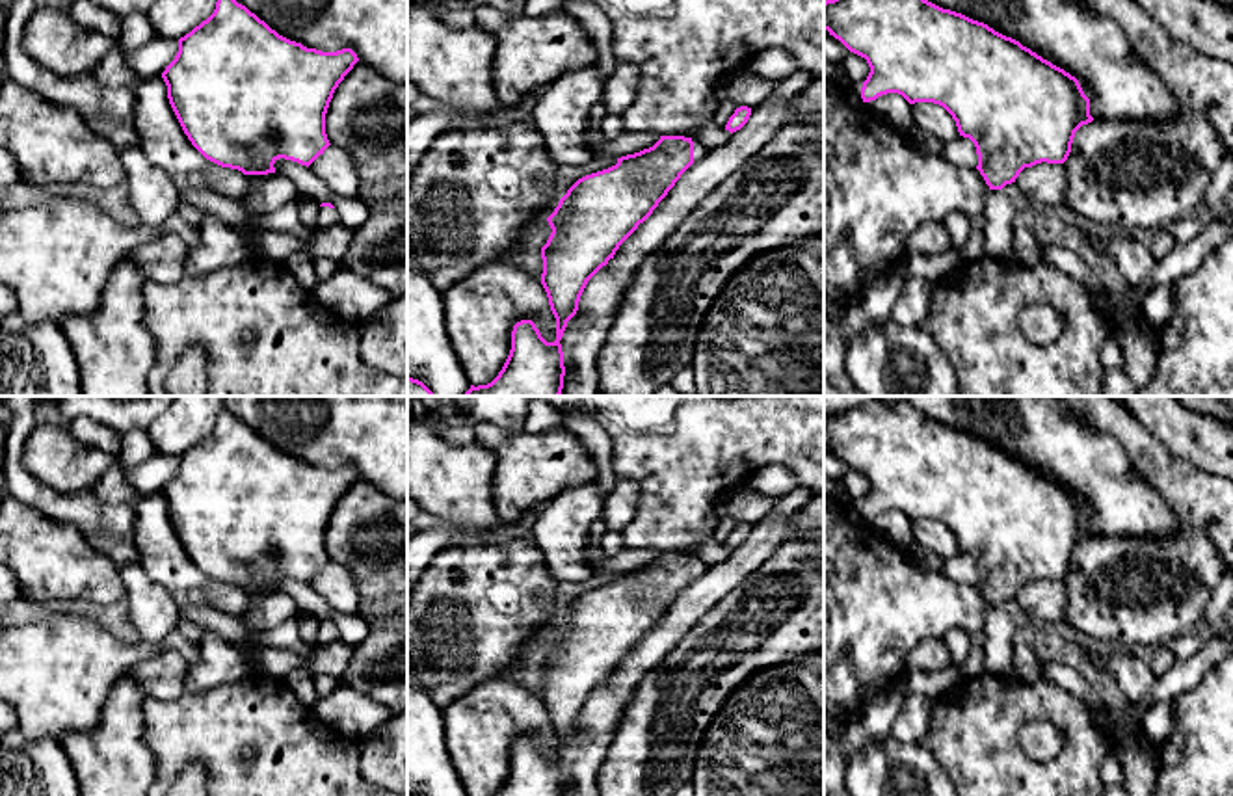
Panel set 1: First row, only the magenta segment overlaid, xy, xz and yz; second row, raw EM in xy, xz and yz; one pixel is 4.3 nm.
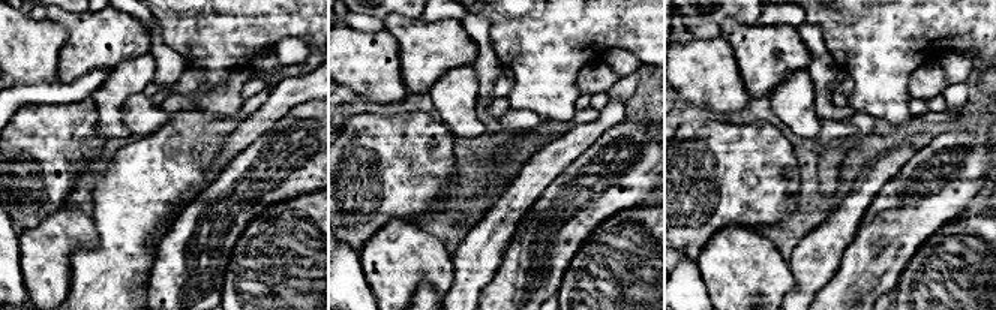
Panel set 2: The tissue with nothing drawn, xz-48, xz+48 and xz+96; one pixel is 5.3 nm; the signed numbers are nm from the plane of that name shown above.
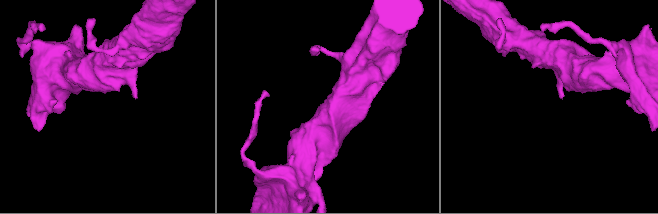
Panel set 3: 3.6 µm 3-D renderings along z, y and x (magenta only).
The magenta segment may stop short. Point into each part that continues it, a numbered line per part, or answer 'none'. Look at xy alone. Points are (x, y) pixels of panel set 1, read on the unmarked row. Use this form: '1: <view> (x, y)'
1: xy (328, 633)

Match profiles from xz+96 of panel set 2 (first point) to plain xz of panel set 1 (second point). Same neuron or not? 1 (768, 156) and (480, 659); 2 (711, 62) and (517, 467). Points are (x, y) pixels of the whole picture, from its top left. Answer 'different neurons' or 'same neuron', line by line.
1: same neuron
2: different neurons

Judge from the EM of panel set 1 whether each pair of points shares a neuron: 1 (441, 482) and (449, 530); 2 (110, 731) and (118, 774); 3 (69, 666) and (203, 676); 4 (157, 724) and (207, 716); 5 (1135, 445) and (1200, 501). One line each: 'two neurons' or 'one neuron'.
1: two neurons
2: one neuron
3: two neurons
4: one neuron
5: one neuron

